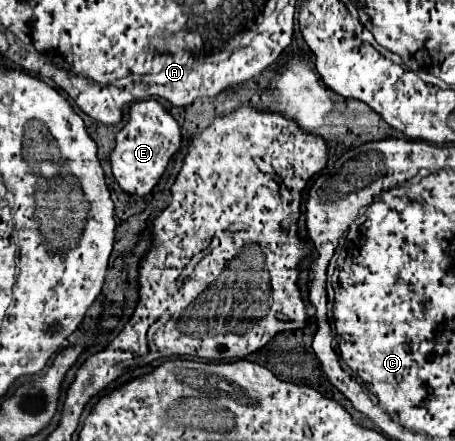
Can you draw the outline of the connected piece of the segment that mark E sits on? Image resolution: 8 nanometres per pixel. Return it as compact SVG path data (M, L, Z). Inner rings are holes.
M156 100L134 102L128 112L128 122L116 134L116 146L110 152L112 174L120 188L136 196L146 196L164 174L174 152L180 148L180 140L182 136L178 122Z

